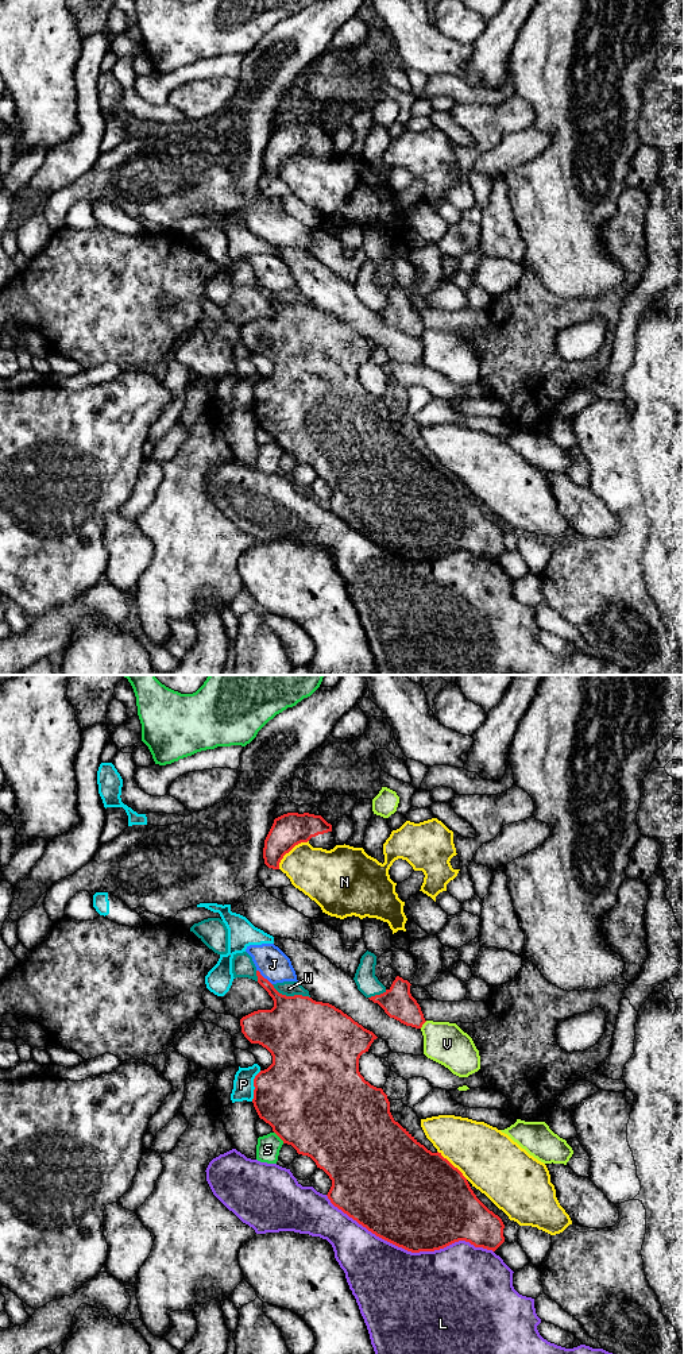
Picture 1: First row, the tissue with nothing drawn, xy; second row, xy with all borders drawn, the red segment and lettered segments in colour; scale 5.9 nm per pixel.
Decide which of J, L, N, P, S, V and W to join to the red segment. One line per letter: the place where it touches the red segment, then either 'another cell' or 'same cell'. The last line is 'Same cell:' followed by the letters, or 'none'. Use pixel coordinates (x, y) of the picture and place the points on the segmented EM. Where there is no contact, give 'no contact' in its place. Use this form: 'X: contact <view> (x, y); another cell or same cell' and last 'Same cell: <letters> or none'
J: contact xy (263, 978); another cell
L: contact xy (409, 1250); another cell
N: contact xy (289, 851); another cell
P: contact xy (254, 1086); another cell
S: contact xy (278, 1135); another cell
V: contact xy (422, 1023); another cell
W: contact xy (290, 996); same cell
Same cell: W

